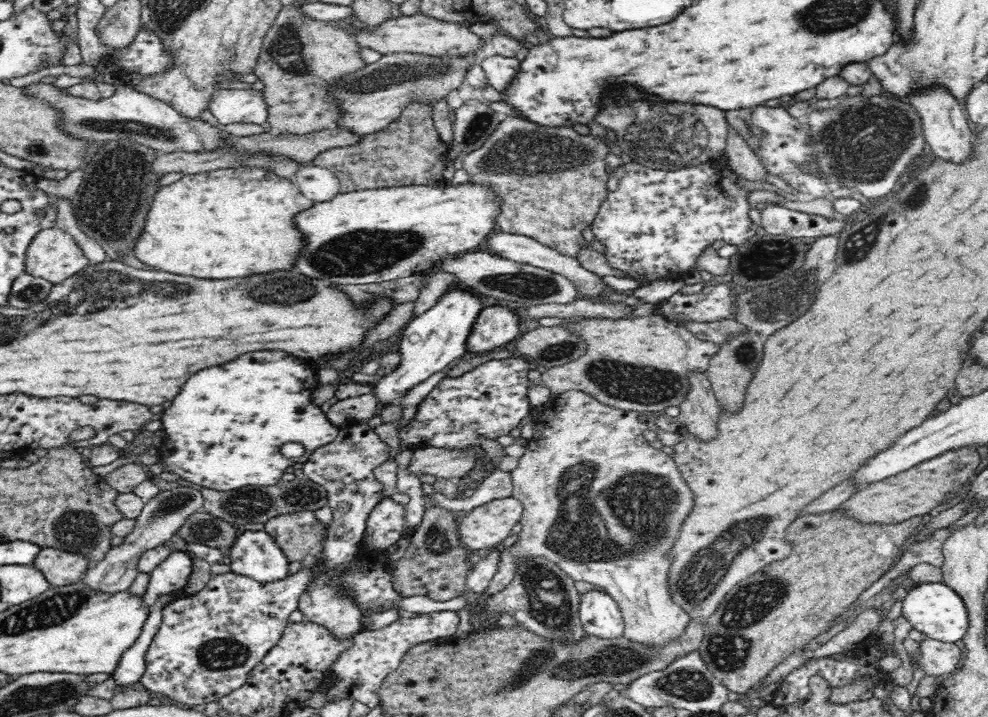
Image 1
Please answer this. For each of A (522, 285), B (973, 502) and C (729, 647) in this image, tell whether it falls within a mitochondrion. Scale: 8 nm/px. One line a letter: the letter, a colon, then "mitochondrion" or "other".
A: mitochondrion
B: other
C: mitochondrion

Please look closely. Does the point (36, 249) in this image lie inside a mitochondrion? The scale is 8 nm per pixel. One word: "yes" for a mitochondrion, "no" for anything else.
no

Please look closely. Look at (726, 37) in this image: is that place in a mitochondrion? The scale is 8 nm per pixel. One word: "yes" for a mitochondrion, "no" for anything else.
no

